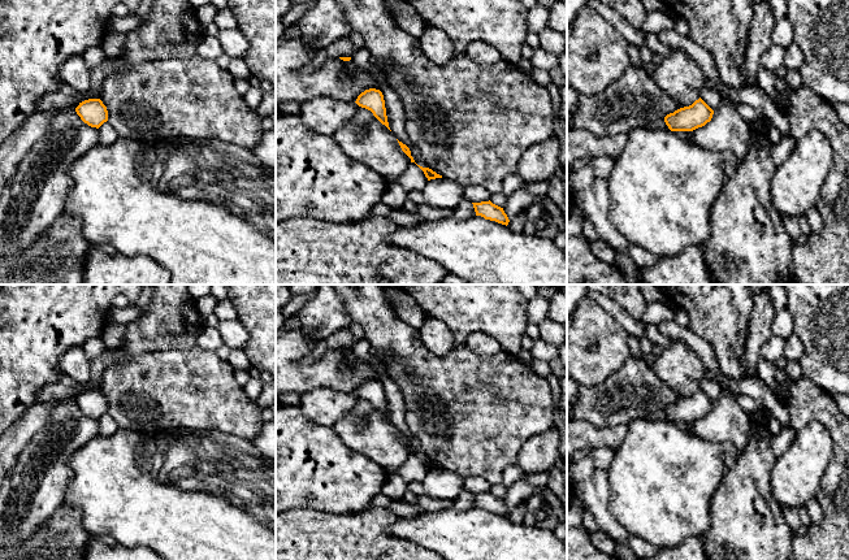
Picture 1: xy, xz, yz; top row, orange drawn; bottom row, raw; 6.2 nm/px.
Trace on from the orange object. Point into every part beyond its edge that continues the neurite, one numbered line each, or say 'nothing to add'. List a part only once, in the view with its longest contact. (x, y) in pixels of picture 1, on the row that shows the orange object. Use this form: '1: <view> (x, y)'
nothing to add

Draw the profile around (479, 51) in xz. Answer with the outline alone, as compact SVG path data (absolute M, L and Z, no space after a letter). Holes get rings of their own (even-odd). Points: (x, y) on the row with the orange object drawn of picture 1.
M473 40L467 45L465 55L475 62L482 65L497 64L502 60L499 51L482 40Z

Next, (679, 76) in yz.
M673 49L653 73L659 88L679 107L689 107L699 99L705 74L683 49Z

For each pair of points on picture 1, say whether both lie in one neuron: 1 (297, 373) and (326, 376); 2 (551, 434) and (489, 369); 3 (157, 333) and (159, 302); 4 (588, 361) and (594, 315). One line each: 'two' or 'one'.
1: one
2: two
3: one
4: one

